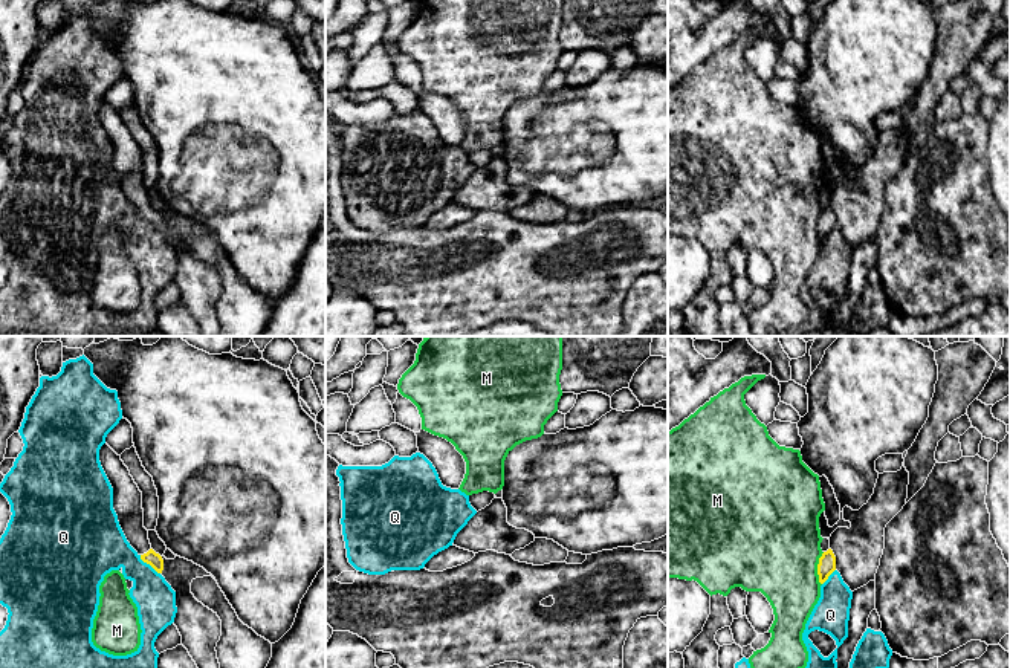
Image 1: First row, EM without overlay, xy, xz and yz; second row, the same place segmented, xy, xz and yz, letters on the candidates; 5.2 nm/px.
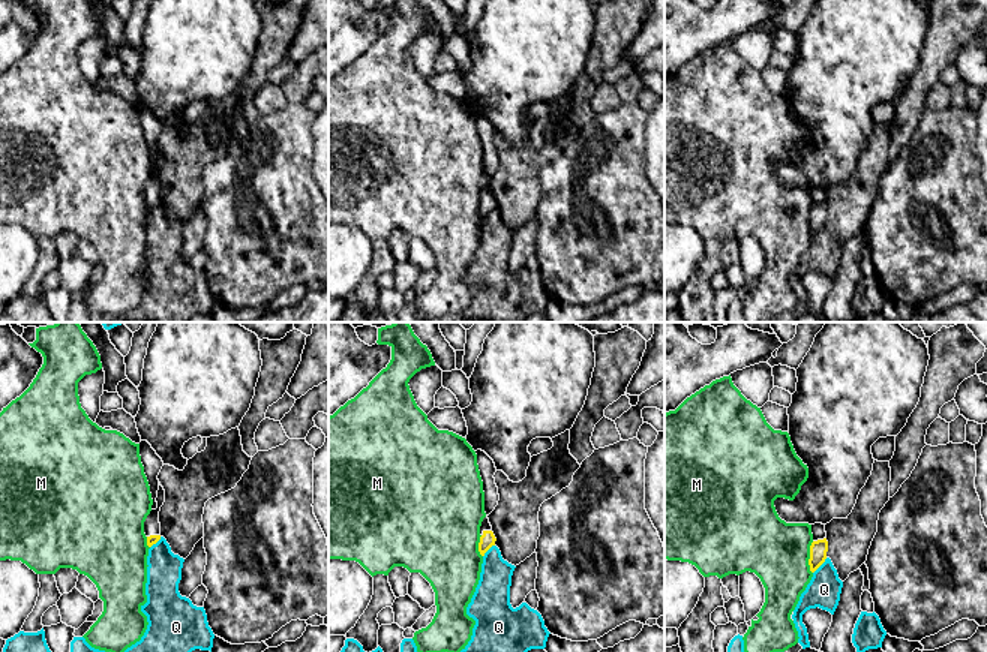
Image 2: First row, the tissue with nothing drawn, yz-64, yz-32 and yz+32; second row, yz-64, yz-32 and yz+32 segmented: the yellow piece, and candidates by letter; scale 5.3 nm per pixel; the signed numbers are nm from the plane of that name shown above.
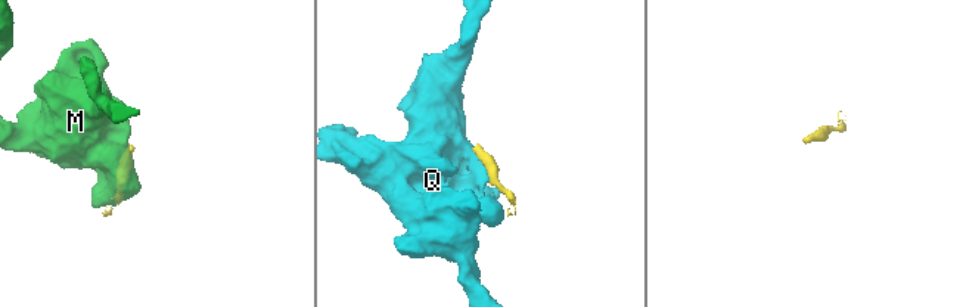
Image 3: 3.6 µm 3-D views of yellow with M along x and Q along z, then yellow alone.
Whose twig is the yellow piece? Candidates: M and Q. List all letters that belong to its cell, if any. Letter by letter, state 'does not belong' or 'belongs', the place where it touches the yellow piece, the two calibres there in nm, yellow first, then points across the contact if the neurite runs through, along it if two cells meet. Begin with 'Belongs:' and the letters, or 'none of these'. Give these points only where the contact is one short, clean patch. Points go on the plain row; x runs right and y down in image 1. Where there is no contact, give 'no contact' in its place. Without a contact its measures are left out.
Belongs: none of these
M: does not belong; meets yellow in yz at (818, 226); 100 nm thick on the yellow side, 480 nm on the other; border along yz (824, 210), (818, 222), (818, 239), (821, 242)
Q: does not belong; meets yellow in xy at (148, 220); 80 nm thick on the yellow side, 260 nm on the other; border along xy (139, 213), (159, 231)

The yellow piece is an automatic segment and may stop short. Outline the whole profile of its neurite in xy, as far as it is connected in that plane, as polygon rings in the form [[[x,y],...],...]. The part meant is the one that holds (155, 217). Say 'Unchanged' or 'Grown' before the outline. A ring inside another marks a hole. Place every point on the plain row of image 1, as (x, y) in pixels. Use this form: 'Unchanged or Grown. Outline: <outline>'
Grown. Outline: [[[107,101],[99,107],[99,119],[113,145],[113,167],[127,199],[144,220],[150,222],[157,231],[162,231],[163,217],[151,206],[148,188],[144,185],[142,150],[121,118],[121,113]]]

